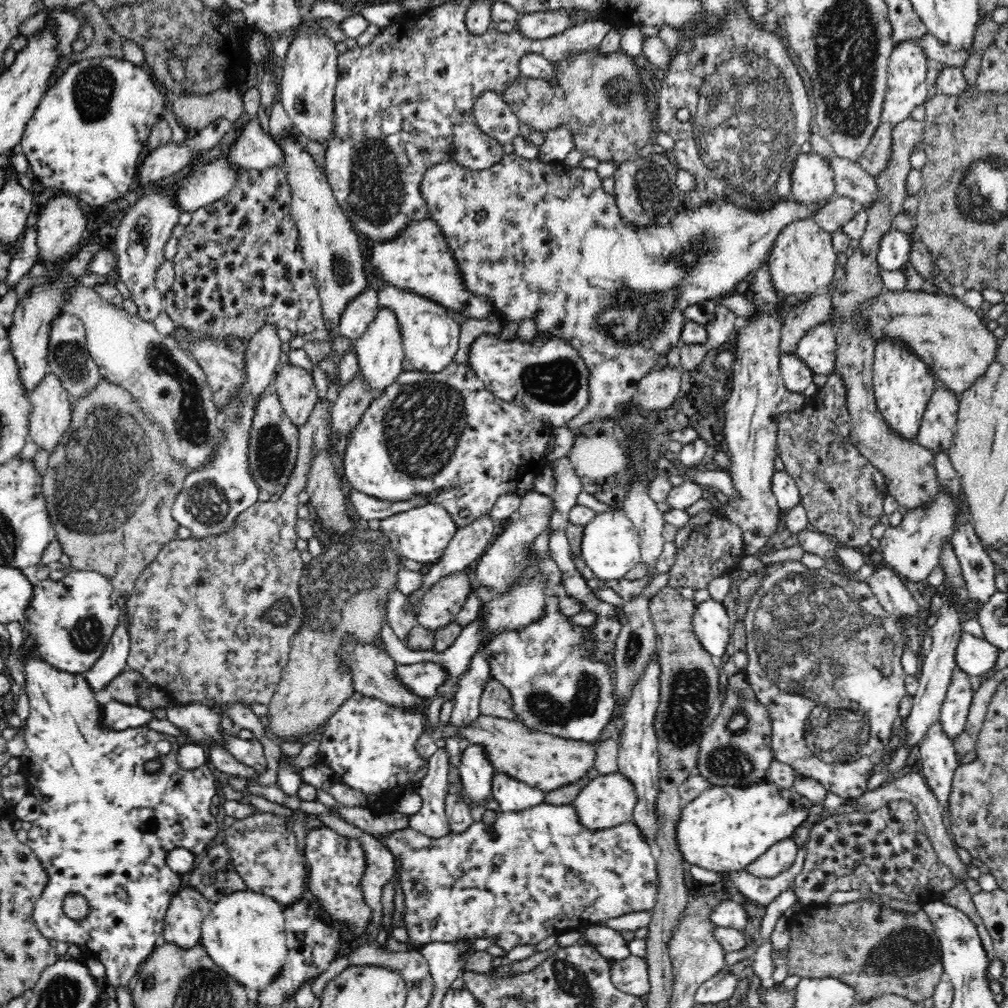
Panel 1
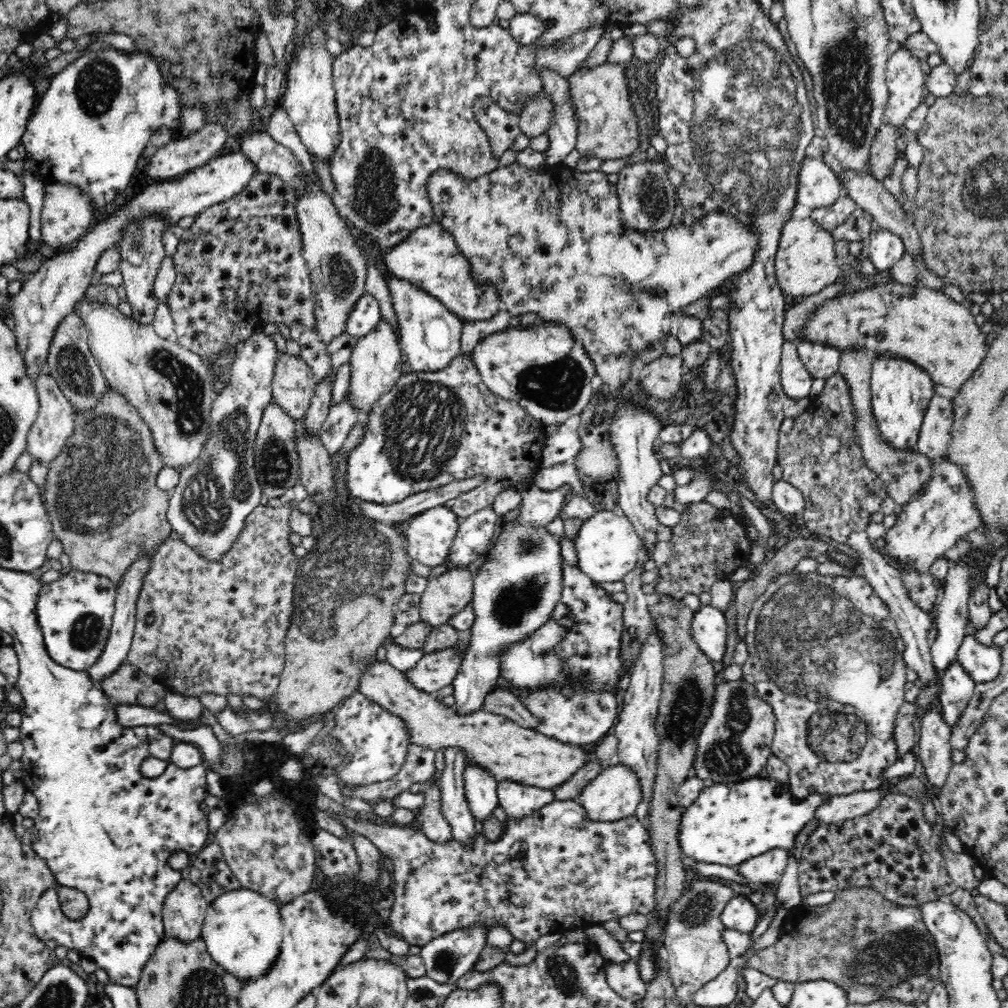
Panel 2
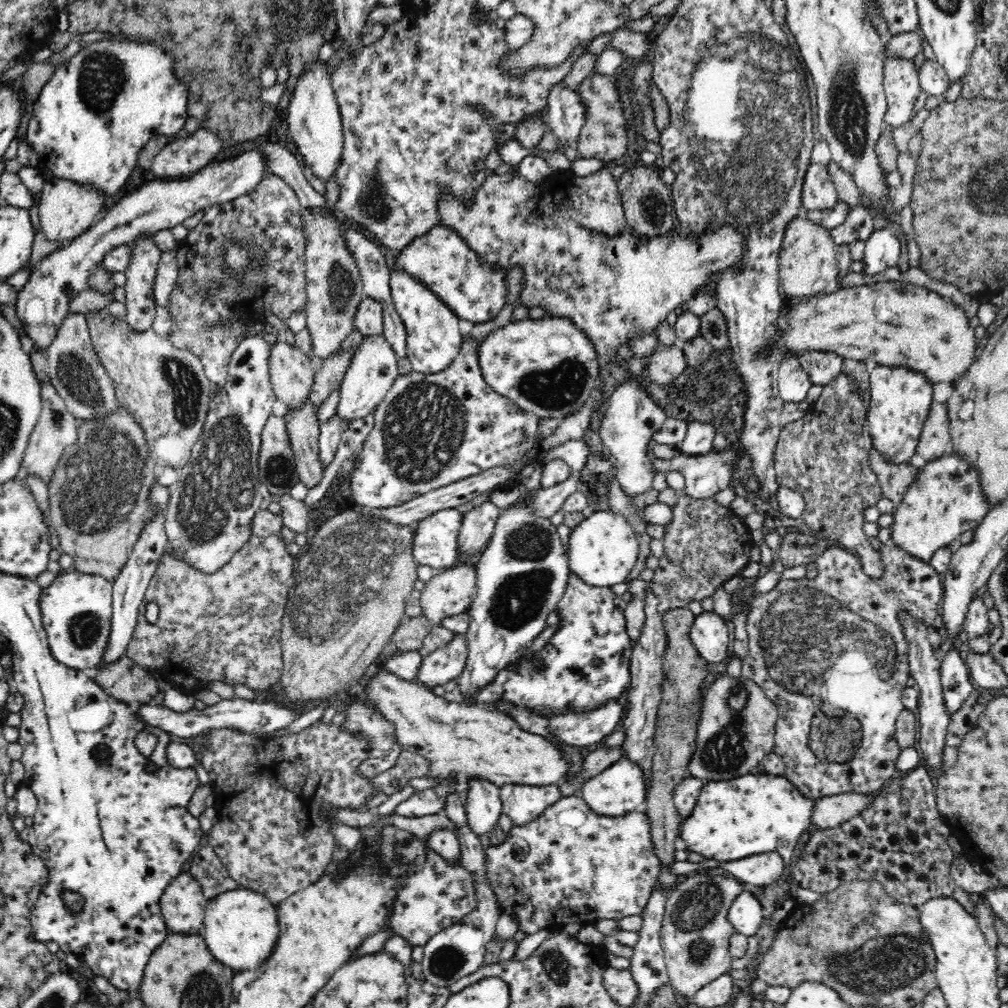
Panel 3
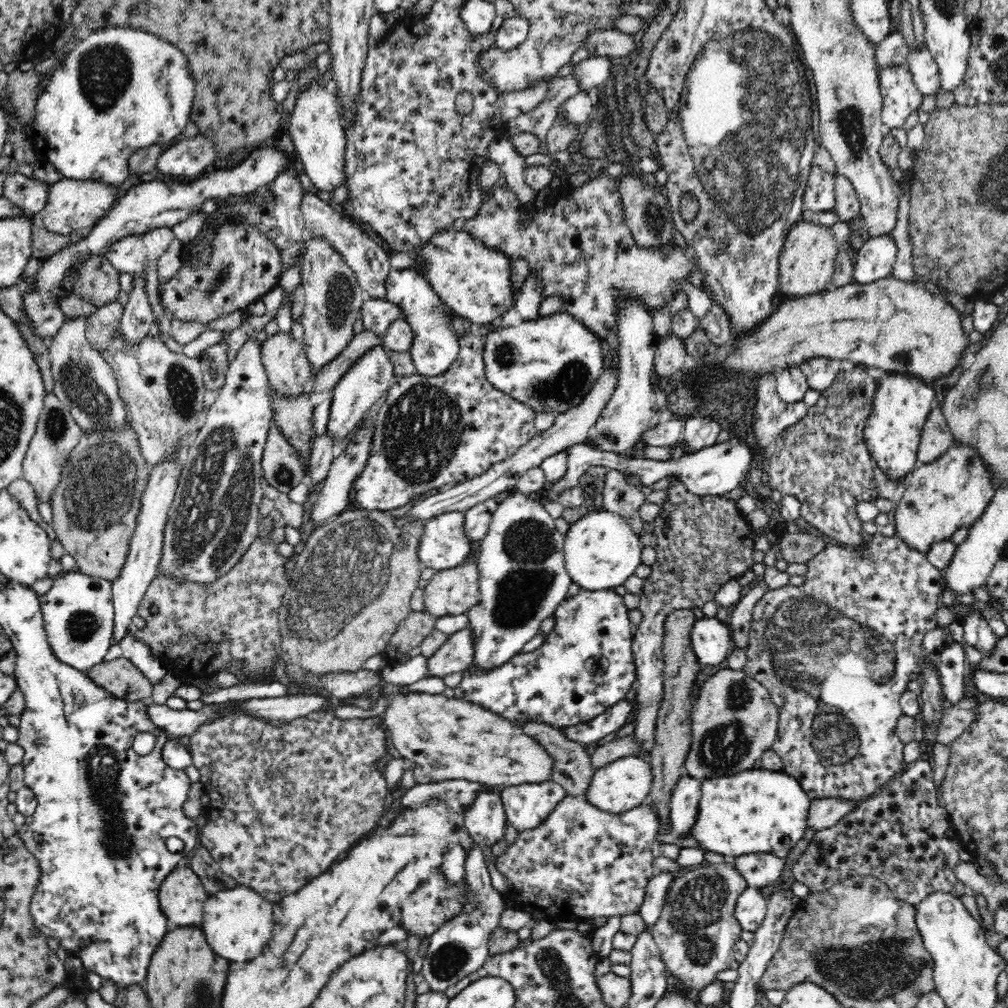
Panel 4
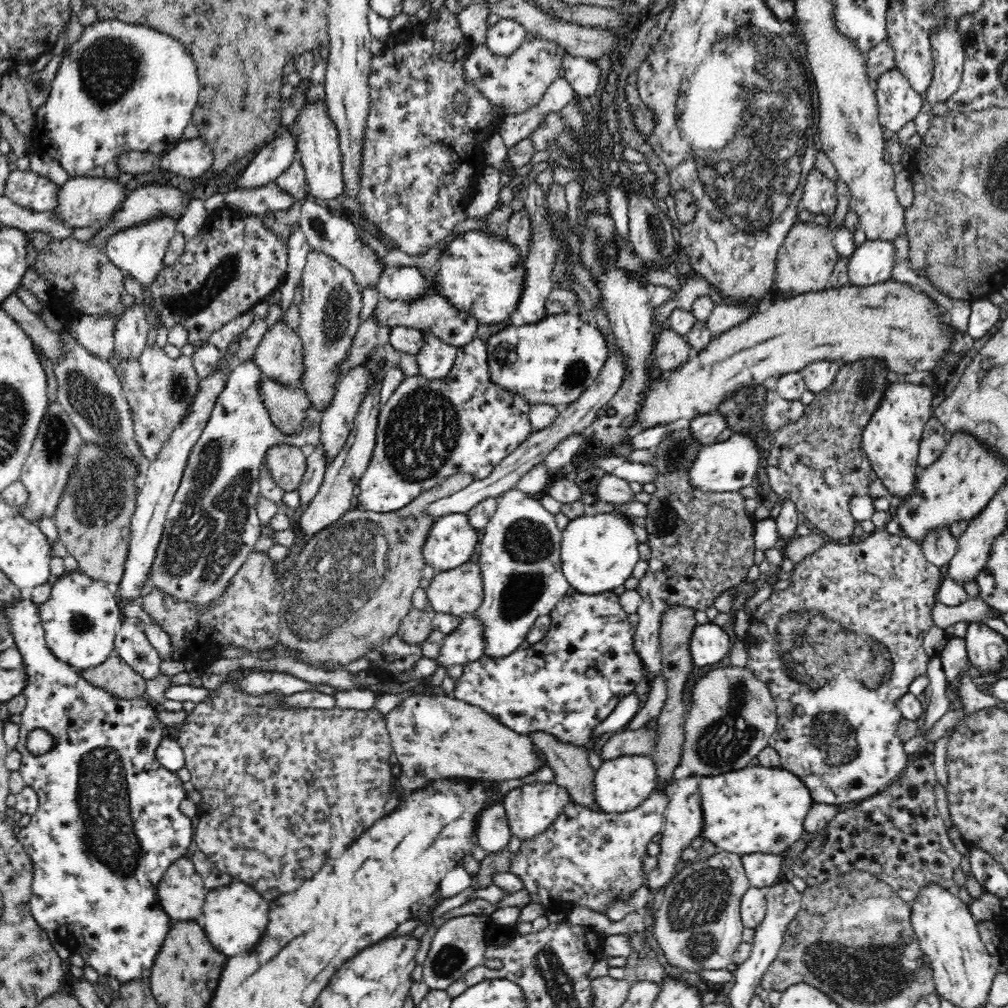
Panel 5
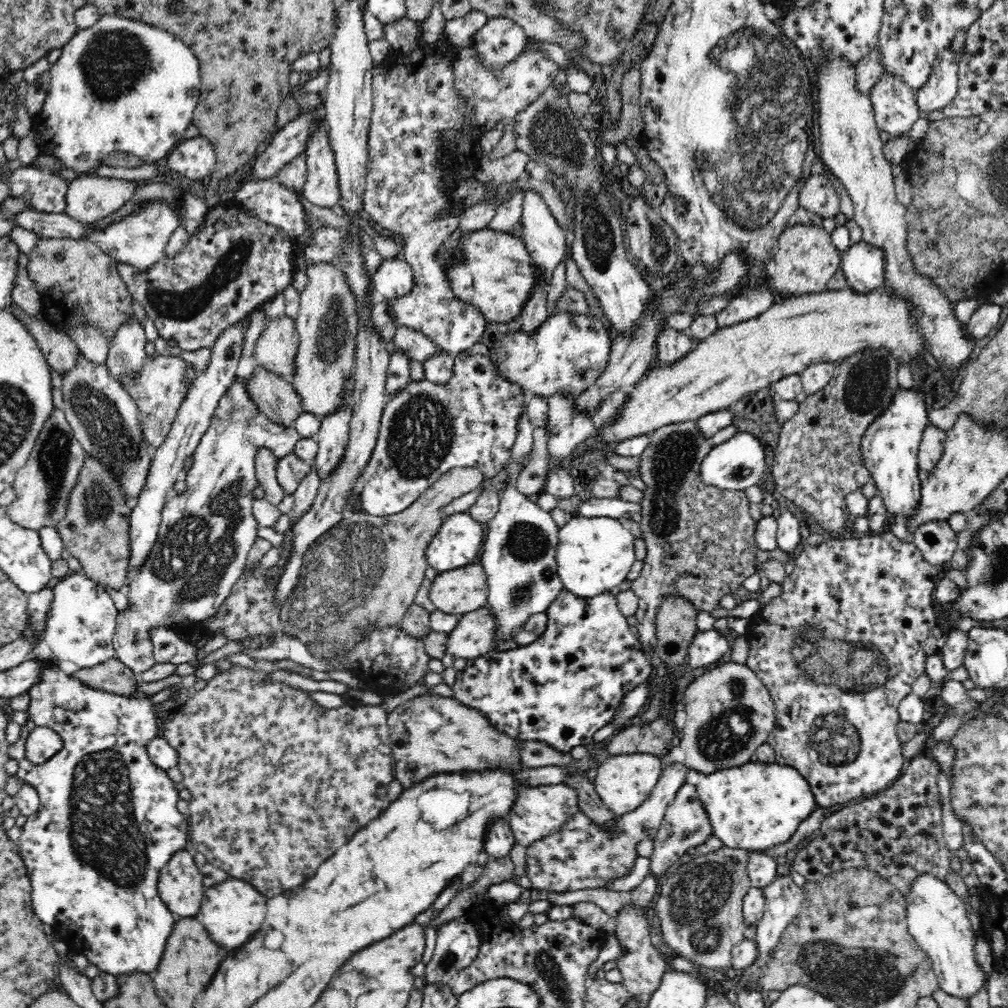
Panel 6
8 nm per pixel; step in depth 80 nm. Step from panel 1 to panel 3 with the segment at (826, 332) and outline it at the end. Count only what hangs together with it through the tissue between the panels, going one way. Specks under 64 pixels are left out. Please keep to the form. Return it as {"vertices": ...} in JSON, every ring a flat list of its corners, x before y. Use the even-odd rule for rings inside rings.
{"vertices":[[806,351,799,356,800,364,812,382,812,385,818,385,825,388,831,381,834,382,843,358,834,352]]}

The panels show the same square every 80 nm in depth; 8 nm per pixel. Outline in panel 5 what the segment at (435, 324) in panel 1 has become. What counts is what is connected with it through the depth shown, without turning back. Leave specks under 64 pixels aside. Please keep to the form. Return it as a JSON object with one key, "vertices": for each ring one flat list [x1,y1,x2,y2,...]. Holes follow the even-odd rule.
{"vertices":[[384,265,376,286,393,302,408,302,426,294,426,279,418,267],[424,334,422,350,417,354,420,374,428,380,444,380,456,358,456,347]]}

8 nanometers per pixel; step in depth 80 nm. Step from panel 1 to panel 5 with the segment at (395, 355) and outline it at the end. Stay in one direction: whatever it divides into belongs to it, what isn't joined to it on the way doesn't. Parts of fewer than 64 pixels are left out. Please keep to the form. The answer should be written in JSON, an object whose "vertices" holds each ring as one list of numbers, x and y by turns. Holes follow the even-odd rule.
{"vertices":[[358,365,345,373,336,387,332,404,320,416,320,447,324,449,324,463,328,466,344,448,352,430,355,413,362,402,366,388,371,384,371,374,364,365]]}

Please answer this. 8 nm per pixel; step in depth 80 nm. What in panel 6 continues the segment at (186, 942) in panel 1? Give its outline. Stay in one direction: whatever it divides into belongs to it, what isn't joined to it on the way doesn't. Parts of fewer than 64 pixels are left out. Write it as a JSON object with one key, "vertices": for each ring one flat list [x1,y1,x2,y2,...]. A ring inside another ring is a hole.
{"vertices":[[191,849,178,850,170,858,161,870,157,891,177,918,196,917,205,886]]}

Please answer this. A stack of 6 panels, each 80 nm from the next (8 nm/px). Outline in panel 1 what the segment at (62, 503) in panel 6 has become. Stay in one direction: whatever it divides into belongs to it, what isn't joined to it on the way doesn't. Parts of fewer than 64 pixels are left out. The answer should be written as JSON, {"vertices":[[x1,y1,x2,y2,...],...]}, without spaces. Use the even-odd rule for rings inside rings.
{"vertices":[[48,372,29,393,29,399,32,412,28,435,37,450,42,449,50,456,69,430,73,407,68,393,62,387,62,382]]}

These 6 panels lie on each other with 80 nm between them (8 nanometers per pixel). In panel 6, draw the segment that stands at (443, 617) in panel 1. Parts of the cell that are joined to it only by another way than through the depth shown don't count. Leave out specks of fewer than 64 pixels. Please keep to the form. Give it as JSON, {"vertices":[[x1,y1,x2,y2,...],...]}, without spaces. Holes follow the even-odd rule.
{"vertices":[[472,563,438,574,430,599,437,610,460,618,487,606,488,592,486,571,480,563]]}

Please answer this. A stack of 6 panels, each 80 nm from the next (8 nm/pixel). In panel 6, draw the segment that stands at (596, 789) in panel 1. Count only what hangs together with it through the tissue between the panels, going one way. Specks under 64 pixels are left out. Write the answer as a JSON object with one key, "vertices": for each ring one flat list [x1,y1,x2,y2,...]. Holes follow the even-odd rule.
{"vertices":[[636,752,612,755,597,768,595,789,613,814,622,816,636,810,652,794,663,768,663,759,654,754]]}

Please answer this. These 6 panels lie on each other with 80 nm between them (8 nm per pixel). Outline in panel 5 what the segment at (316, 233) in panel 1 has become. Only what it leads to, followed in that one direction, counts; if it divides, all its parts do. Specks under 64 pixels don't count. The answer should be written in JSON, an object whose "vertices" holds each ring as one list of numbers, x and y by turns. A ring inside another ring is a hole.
{"vertices":[[308,253,302,273,302,298,299,304,297,331,302,341,304,372,299,387,304,390,312,414,324,412,331,404,344,374,339,366,349,355,352,341,359,329,362,293,352,271,324,253]]}

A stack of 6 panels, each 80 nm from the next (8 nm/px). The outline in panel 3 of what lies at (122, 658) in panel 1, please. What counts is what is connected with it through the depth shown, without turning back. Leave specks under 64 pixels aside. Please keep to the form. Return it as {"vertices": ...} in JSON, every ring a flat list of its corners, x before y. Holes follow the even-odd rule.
{"vertices":[[160,471,156,472,156,478,154,478,154,482,152,482,152,486,150,486,150,492,148,492,148,501,150,501,152,516,150,516,150,520,146,520,146,524,142,526,142,530,140,530,140,534,138,534,138,540,134,542,134,548,132,548,132,552,130,552,126,564,122,567,122,570,120,570,120,574,118,574,118,577,112,582,113,614,111,618,111,631,109,634,108,648,103,658,104,662,100,663,99,666,117,662,121,658,122,654,126,652,127,647,132,641,135,627,137,626,140,606,142,606,142,601,145,600,145,595,149,588,149,584,150,582,152,582,152,578,157,571,159,558,164,554,164,552,166,552,167,536,165,533,165,512,167,502,170,498,170,489,172,488,172,486,161,485,160,483,158,483,159,472]]}

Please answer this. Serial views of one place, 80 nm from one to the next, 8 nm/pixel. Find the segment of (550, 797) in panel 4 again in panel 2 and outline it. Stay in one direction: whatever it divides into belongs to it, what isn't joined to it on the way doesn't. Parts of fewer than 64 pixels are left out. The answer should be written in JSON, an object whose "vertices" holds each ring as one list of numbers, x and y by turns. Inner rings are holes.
{"vertices":[[500,781,497,784,499,806,509,817,523,819,534,811,554,802,553,789,541,789,512,781]]}

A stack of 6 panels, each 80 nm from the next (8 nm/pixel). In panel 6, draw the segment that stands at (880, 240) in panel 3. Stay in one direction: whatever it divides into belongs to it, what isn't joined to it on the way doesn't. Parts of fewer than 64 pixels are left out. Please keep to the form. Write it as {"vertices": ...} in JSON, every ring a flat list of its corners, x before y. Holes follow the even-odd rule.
{"vertices":[[863,241,852,244,841,254,840,268,847,286,856,293,868,294,875,288,881,288,884,282,882,252]]}

